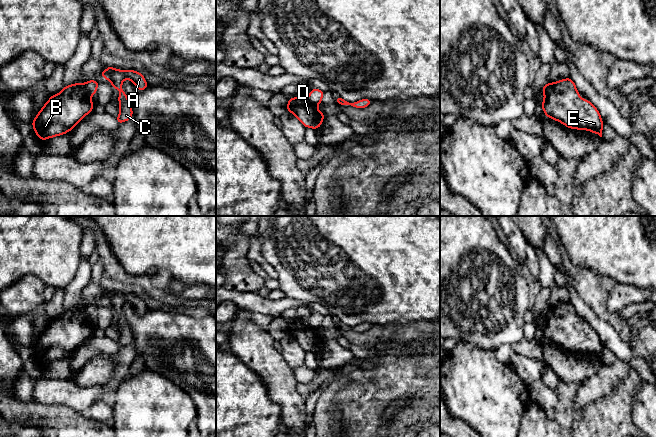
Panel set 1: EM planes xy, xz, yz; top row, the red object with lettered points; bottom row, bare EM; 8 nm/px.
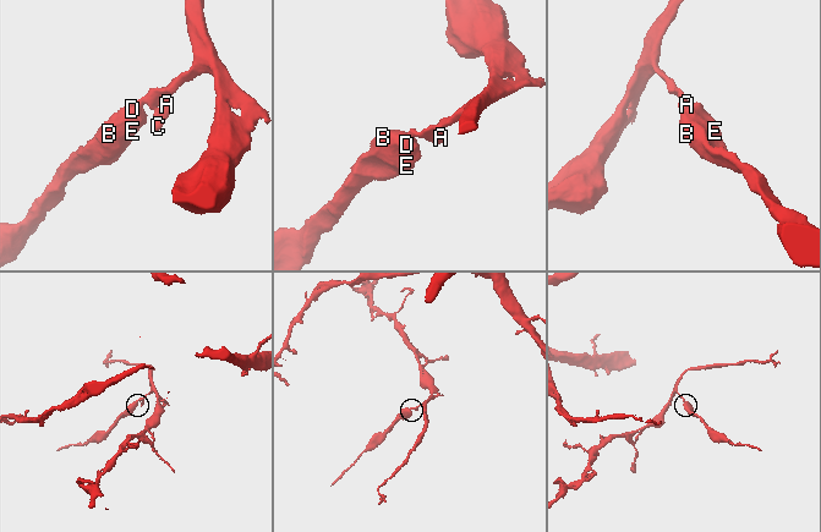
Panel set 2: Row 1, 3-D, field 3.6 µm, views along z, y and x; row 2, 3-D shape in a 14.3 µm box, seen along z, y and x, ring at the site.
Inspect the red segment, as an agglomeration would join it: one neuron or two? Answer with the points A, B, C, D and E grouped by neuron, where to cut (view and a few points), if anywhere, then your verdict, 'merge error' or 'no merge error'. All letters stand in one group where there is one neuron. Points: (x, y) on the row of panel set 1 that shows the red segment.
A C / B D E; cut in xy along (83, 83), (83, 86), (90, 95); merge error

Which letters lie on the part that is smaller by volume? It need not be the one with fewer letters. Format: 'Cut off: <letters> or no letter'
Cut off: B, D, E

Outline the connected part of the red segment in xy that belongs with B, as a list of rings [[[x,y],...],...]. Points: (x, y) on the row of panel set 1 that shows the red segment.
[[[84,83],[64,86],[60,93],[51,95],[31,122],[34,132],[42,141],[64,135],[73,130],[94,106]]]

